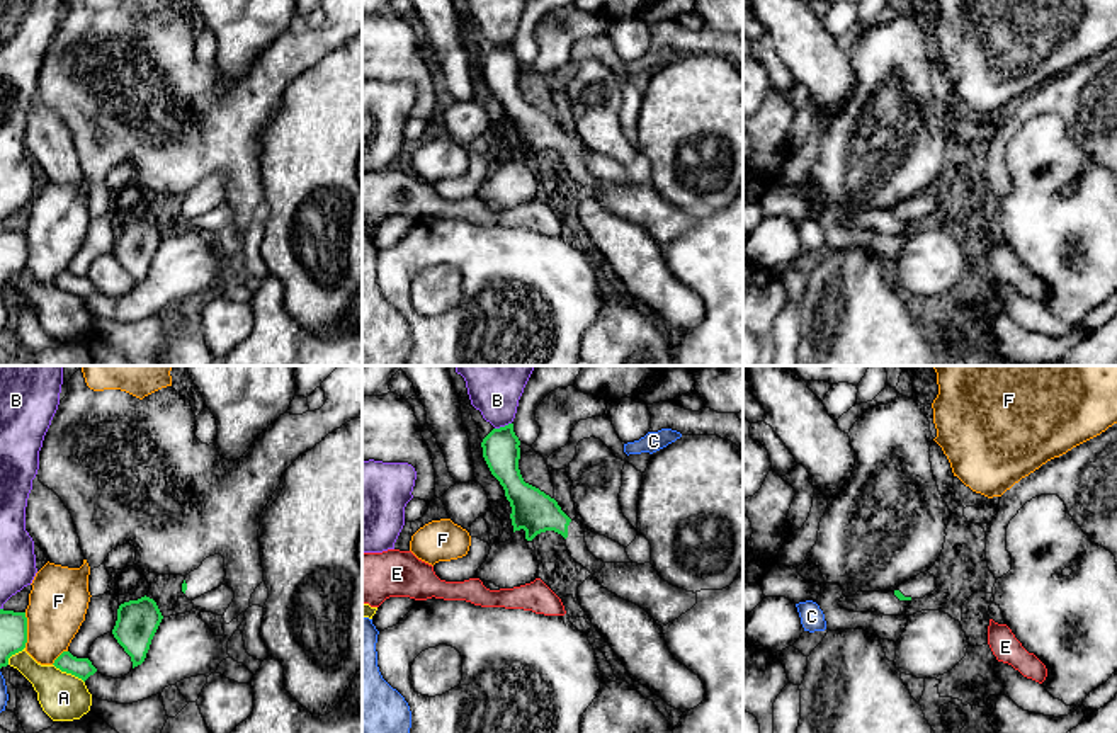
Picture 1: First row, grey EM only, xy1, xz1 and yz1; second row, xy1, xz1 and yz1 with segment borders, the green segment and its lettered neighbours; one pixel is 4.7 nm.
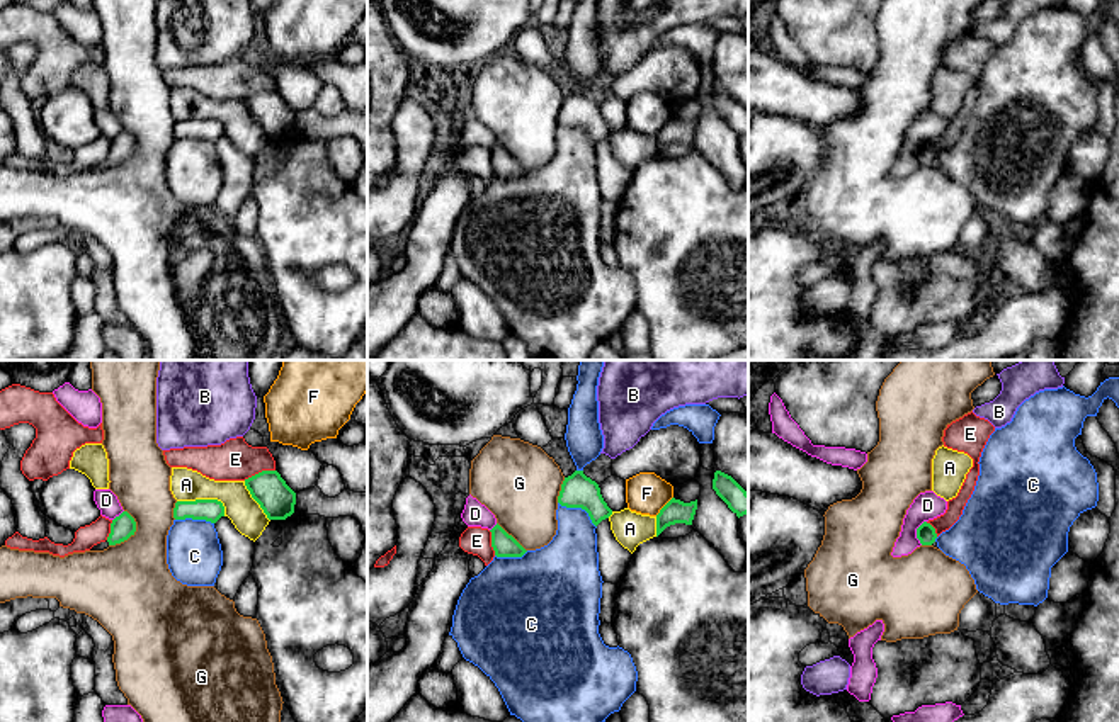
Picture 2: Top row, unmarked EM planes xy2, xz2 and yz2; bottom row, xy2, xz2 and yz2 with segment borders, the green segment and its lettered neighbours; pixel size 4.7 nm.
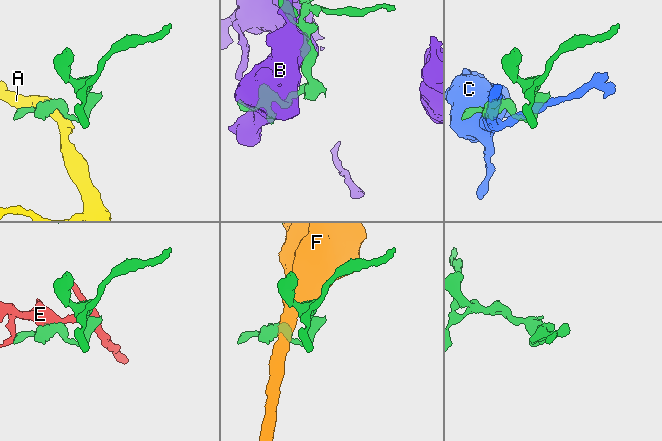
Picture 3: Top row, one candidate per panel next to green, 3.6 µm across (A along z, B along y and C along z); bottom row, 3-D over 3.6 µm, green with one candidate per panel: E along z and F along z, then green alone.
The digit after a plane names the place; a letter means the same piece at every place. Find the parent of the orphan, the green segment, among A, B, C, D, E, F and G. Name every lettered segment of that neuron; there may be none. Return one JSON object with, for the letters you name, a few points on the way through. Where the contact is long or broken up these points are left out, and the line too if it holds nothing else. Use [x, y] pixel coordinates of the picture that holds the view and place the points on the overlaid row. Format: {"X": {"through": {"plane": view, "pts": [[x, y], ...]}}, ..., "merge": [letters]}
{"merge": []}

